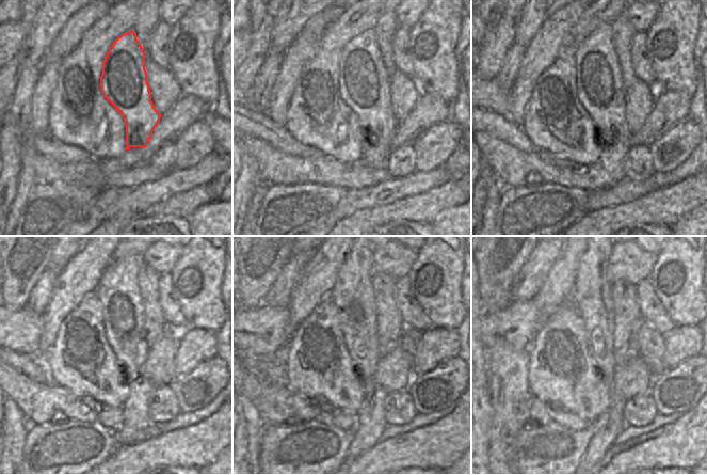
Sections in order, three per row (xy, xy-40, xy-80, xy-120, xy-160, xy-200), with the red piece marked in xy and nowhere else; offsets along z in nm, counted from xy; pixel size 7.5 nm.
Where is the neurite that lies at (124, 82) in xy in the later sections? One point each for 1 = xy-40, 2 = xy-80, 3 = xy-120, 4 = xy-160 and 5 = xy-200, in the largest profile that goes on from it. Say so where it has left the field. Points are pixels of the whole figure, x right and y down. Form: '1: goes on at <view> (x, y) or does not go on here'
1: goes on at xy-40 (364, 86)
2: goes on at xy-80 (598, 80)
3: goes on at xy-120 (123, 317)
4: goes on at xy-160 (353, 297)
5: goes on at xy-200 (591, 296)

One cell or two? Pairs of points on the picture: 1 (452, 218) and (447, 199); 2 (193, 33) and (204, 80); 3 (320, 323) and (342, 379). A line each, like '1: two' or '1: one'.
1: two
2: one
3: one

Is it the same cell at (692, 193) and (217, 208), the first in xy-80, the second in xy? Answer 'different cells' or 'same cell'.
different cells

